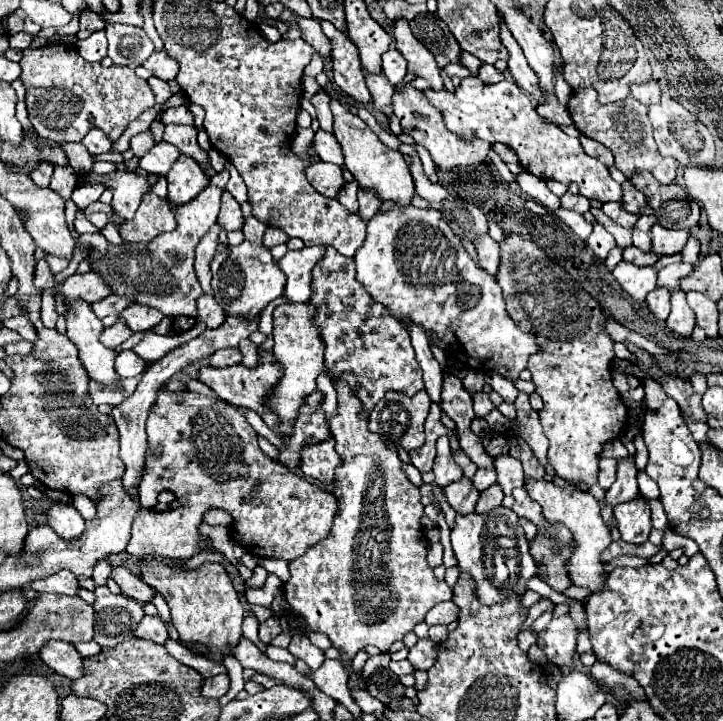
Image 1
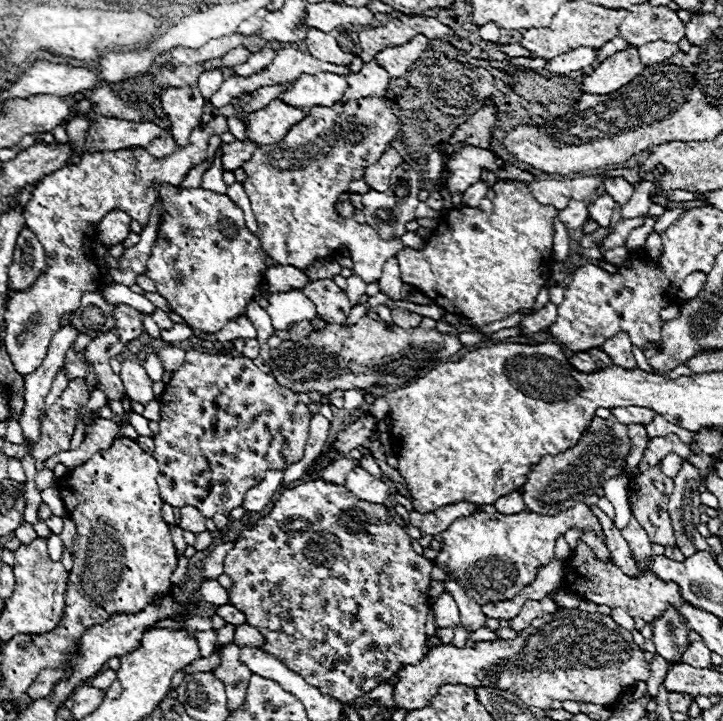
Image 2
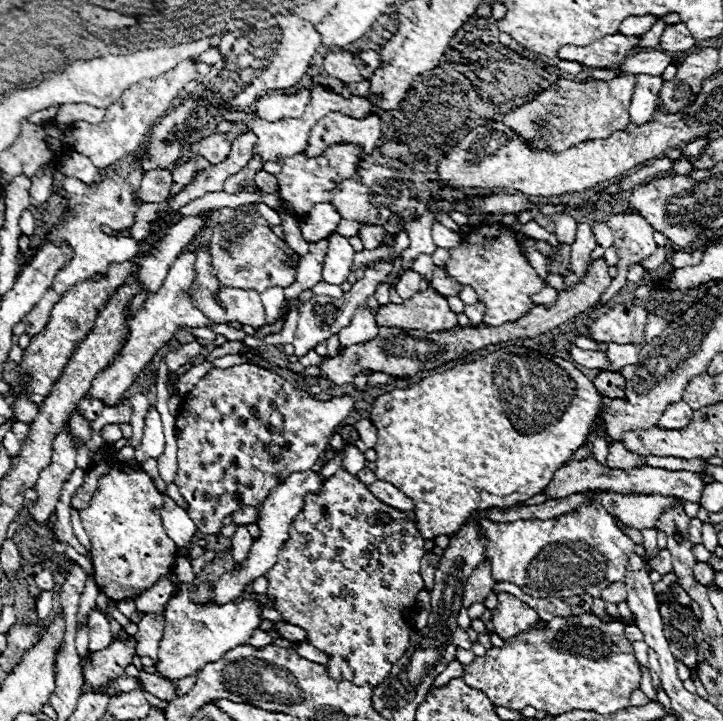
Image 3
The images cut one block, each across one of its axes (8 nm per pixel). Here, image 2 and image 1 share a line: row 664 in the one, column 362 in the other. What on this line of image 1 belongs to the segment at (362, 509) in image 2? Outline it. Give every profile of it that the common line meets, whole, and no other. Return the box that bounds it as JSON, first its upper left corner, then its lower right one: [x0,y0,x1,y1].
[312,248,424,416]

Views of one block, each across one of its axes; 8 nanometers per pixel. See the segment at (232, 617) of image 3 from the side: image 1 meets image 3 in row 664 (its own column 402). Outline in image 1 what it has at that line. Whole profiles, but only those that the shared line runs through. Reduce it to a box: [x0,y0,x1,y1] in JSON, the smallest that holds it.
[332,100,414,204]

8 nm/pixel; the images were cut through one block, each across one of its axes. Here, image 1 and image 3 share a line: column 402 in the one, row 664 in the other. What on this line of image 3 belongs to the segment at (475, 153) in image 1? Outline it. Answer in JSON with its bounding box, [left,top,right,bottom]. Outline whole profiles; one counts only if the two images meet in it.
[84,636,136,688]

